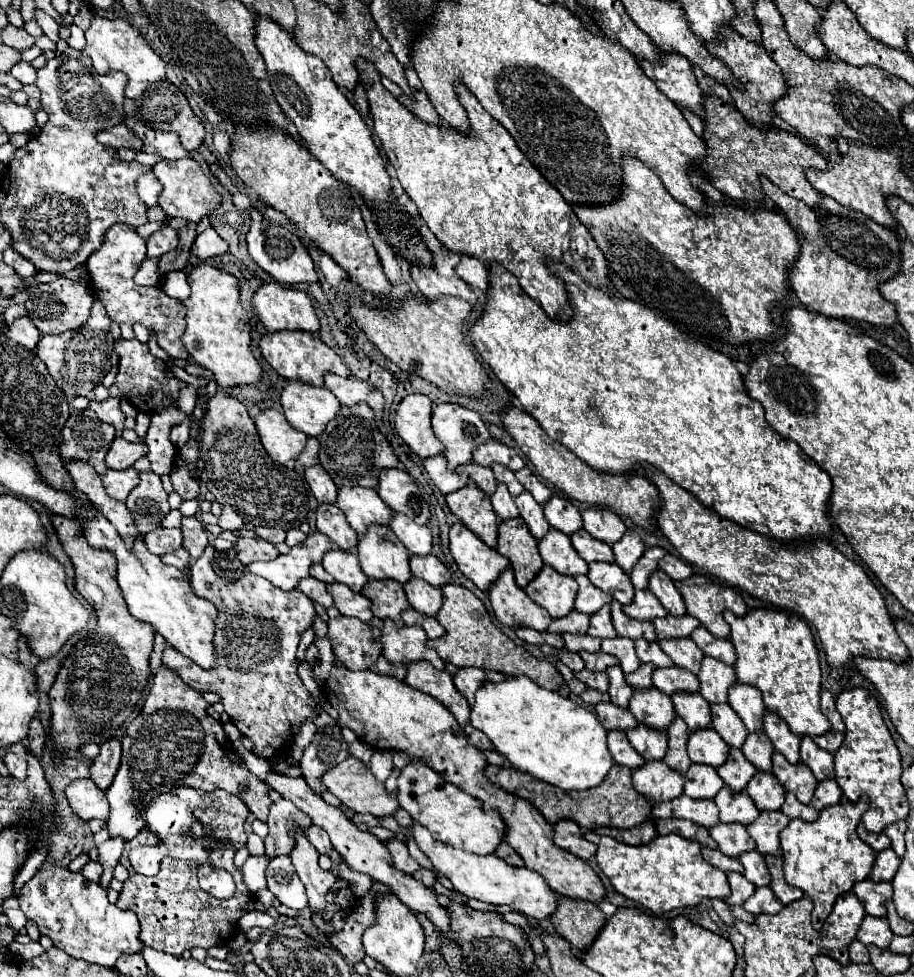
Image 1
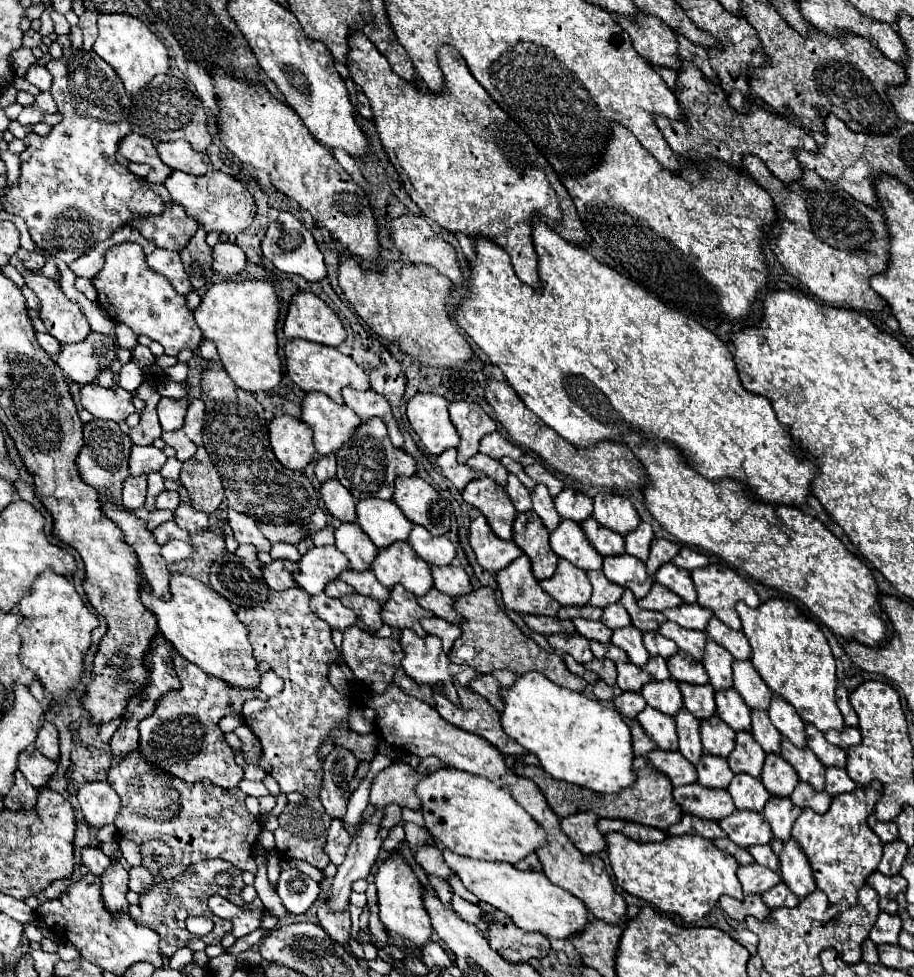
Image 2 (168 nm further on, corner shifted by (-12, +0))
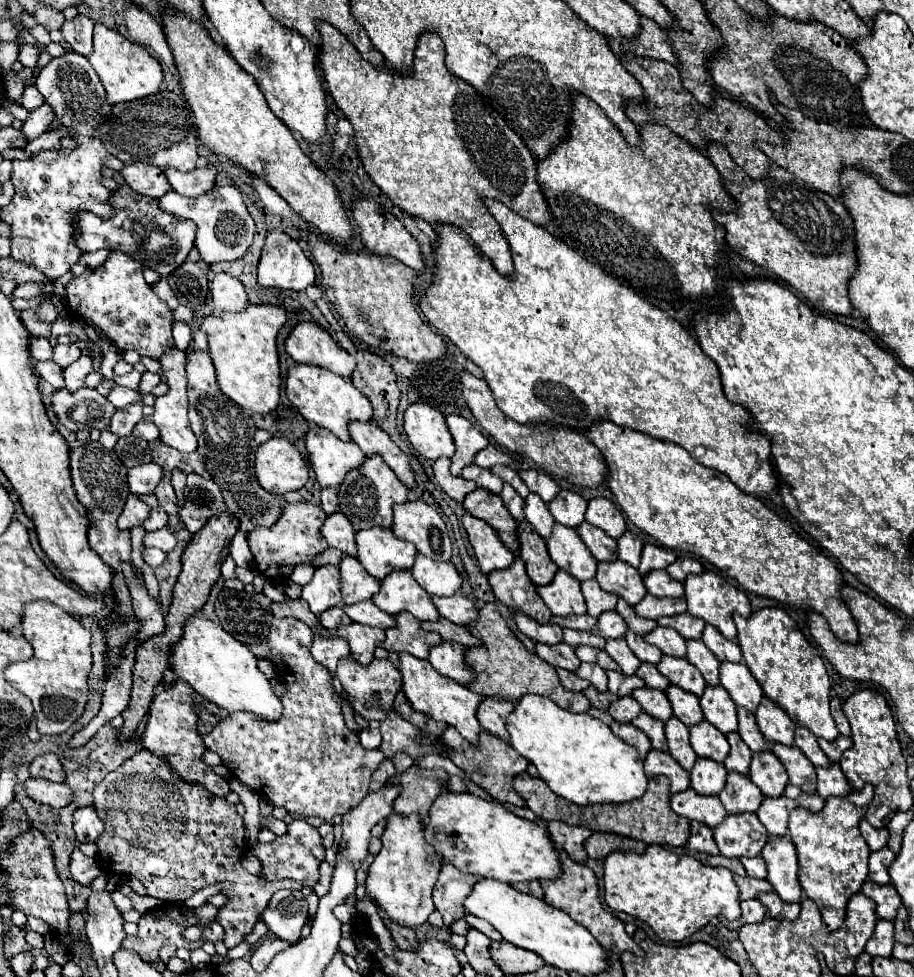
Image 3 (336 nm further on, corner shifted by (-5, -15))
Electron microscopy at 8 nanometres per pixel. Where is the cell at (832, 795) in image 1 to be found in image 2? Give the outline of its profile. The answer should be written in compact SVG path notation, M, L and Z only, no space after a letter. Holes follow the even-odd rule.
M826 769L826 793L830 793L830 797L850 793L852 789L856 789L856 783L844 769Z

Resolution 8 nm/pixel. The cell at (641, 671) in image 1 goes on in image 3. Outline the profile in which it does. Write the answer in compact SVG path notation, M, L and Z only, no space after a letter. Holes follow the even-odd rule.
M643 662L639 668L637 668L637 672L635 672L639 678L643 678L645 680L645 684L647 686L651 686L651 688L657 688L657 690L665 690L667 686L669 686L669 680L665 678L665 676L661 676L661 672L657 670L657 666L655 664L647 664L647 662Z

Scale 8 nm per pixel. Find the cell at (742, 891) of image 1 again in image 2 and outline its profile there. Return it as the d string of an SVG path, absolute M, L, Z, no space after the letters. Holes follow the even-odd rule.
M756 863L752 865L746 865L746 867L738 867L738 879L742 883L742 889L744 889L744 895L762 895L766 893L768 889L772 889L774 885L780 883L780 875L770 871L770 869L764 869Z

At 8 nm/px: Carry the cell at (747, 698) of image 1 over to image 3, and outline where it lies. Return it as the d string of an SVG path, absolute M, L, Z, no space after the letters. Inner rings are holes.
M721 662L719 680L737 706L743 706L749 712L755 712L755 708L759 706L759 702L763 698L763 690L757 684L757 680L753 678L751 670L743 662L739 662L739 664Z

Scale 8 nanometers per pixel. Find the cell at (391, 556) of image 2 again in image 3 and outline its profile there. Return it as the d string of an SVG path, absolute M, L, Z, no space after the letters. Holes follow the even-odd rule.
M391 572L391 576L381 582L381 590L373 596L373 602L391 616L411 612L419 622L439 620L431 596L415 582L411 572Z

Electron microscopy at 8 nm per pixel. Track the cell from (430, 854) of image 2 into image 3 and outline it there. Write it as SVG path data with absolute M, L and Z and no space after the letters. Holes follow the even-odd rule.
M445 864L441 868L439 880L433 888L433 902L435 902L435 910L443 916L443 922L447 928L451 928L455 920L461 920L467 916L463 900L471 894L475 882L477 882L477 876L465 874L457 870L453 864Z

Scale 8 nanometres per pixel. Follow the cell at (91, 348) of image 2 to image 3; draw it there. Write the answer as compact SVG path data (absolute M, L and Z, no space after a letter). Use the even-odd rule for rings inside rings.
M81 356L73 364L65 368L65 388L79 390L85 388L85 376L93 370L93 360L89 356Z

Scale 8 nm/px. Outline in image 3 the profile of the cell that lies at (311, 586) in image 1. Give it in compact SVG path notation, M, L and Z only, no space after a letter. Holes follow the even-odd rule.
M315 636L315 642L311 646L311 654L313 654L315 662L319 662L323 668L327 668L331 674L335 674L337 662L349 654L349 648L347 648L345 640Z

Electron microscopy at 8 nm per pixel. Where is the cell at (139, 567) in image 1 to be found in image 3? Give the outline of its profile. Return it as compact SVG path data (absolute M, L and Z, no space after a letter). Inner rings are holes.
M201 616L187 620L185 634L177 644L173 644L173 652L171 670L205 700L227 712L251 712L255 718L267 722L277 722L281 718L281 700L275 696L265 674L257 668L257 658L253 652L231 638L215 622Z

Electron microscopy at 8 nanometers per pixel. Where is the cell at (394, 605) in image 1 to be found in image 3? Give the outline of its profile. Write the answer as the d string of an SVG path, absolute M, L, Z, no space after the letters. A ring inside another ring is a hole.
M409 612L397 614L397 626L387 630L387 638L383 640L385 650L393 652L409 652L415 658L427 658L433 646L439 646L443 638L435 632L425 632Z

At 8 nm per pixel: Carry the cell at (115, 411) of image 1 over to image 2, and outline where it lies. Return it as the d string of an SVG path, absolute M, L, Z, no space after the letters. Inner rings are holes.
M98 383L84 385L80 389L82 393L82 405L98 419L110 419L116 423L126 421L128 415L136 413L136 407L132 405L132 393L116 387L116 389L104 389Z

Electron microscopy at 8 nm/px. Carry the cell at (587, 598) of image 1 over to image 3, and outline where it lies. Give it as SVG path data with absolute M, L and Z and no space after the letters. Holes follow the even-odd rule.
M585 580L581 582L581 590L583 590L583 596L585 596L585 602L587 602L587 614L589 616L599 616L601 612L607 612L607 610L615 610L615 604L617 604L617 596L613 592L605 592L597 580Z

